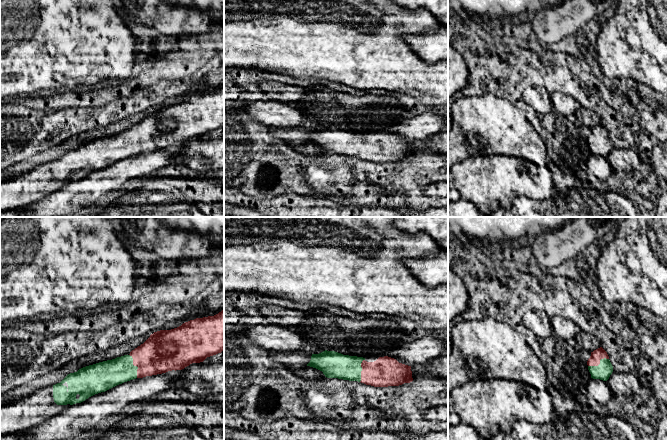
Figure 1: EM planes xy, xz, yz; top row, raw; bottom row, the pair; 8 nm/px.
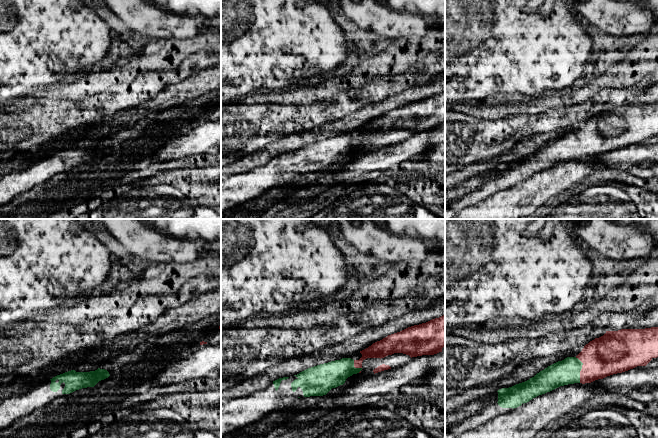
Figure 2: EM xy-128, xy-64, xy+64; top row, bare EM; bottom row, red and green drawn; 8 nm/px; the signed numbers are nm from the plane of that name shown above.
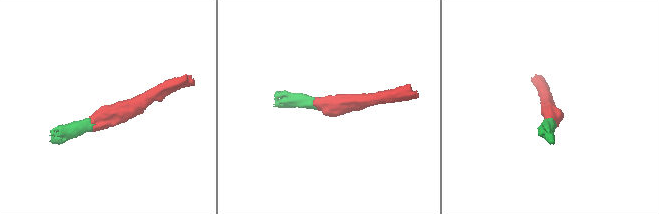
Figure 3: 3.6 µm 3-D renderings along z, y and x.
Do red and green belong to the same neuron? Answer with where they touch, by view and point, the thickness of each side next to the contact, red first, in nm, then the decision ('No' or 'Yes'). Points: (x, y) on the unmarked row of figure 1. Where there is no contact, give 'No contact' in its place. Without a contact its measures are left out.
Touches red at xy (135, 141). Thickness 320 nm (red) against 220 nm. Yes

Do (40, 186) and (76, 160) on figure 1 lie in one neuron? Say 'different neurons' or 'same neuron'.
same neuron

